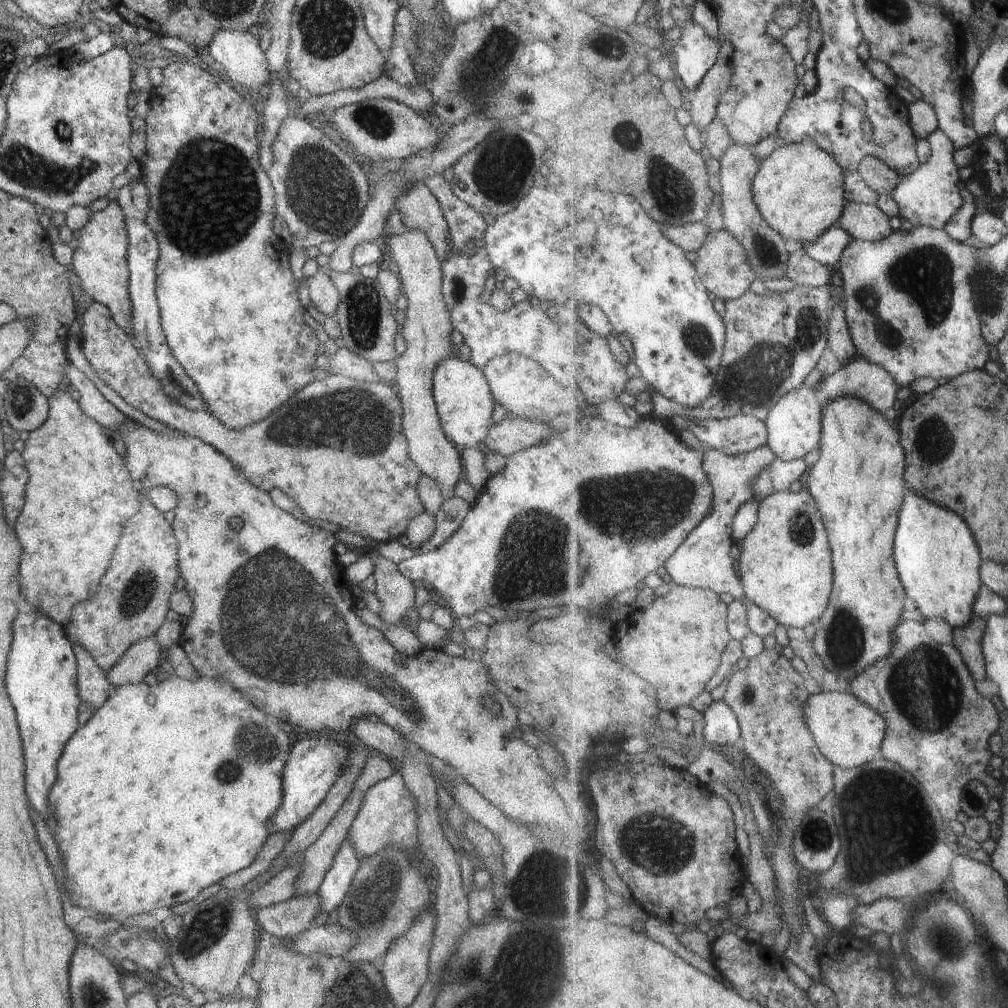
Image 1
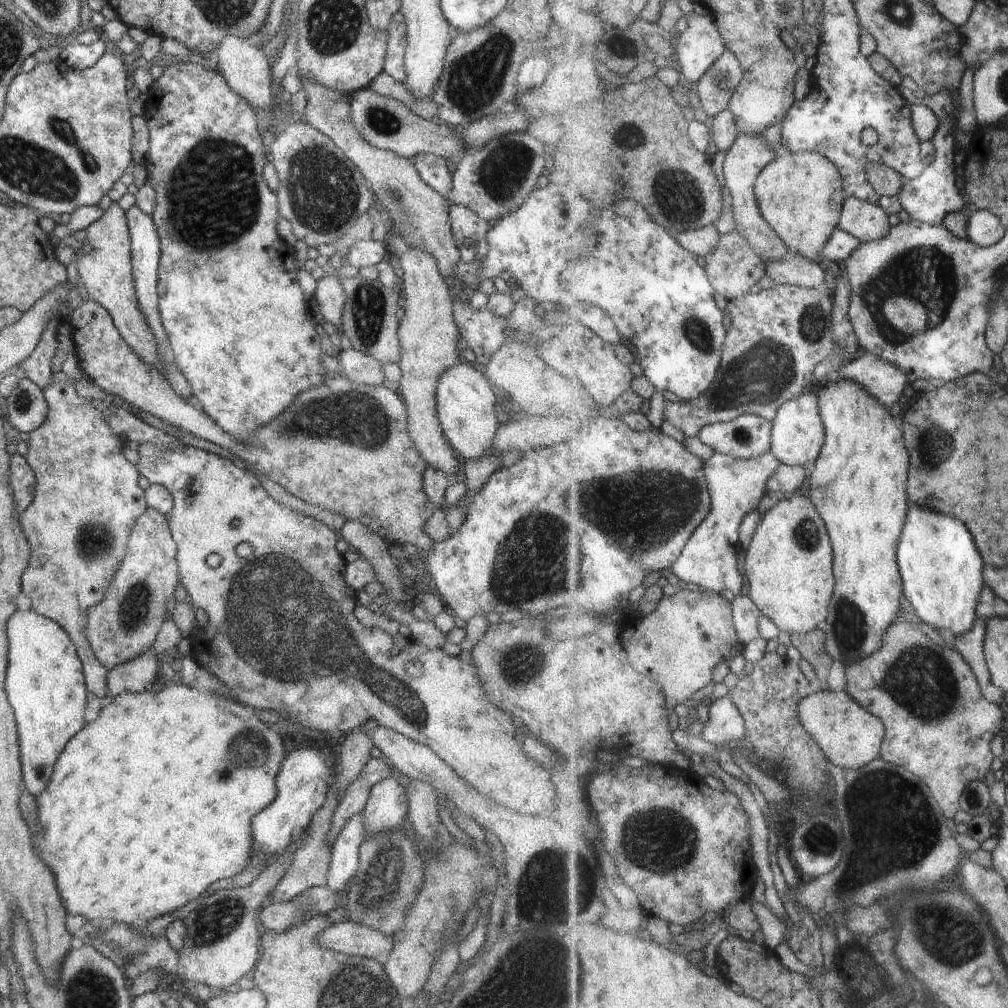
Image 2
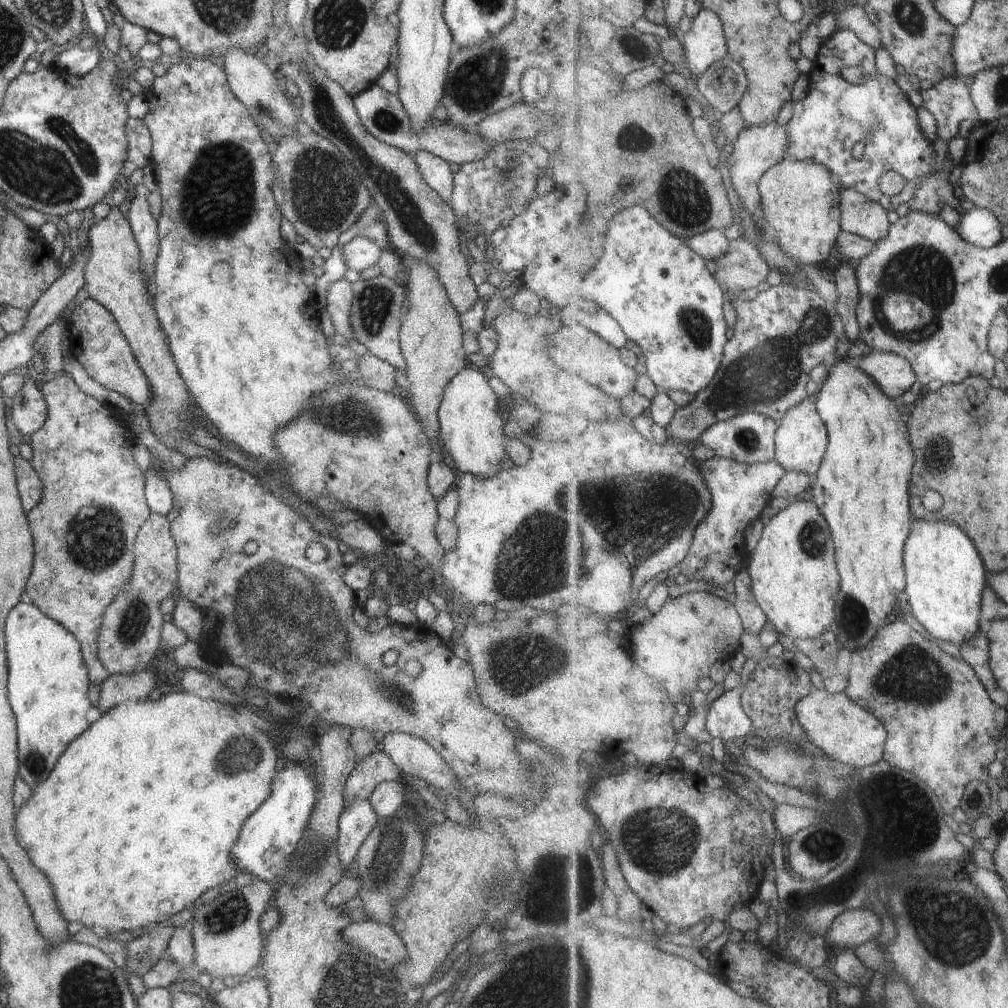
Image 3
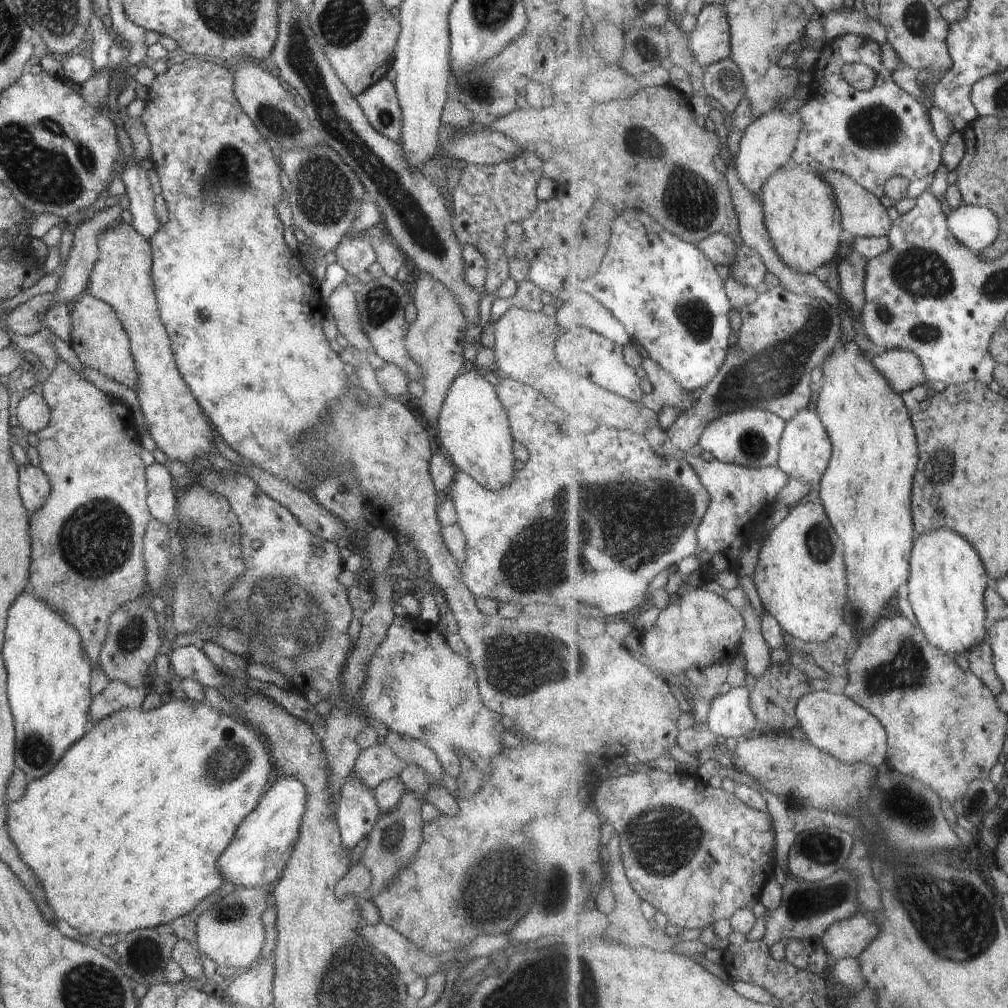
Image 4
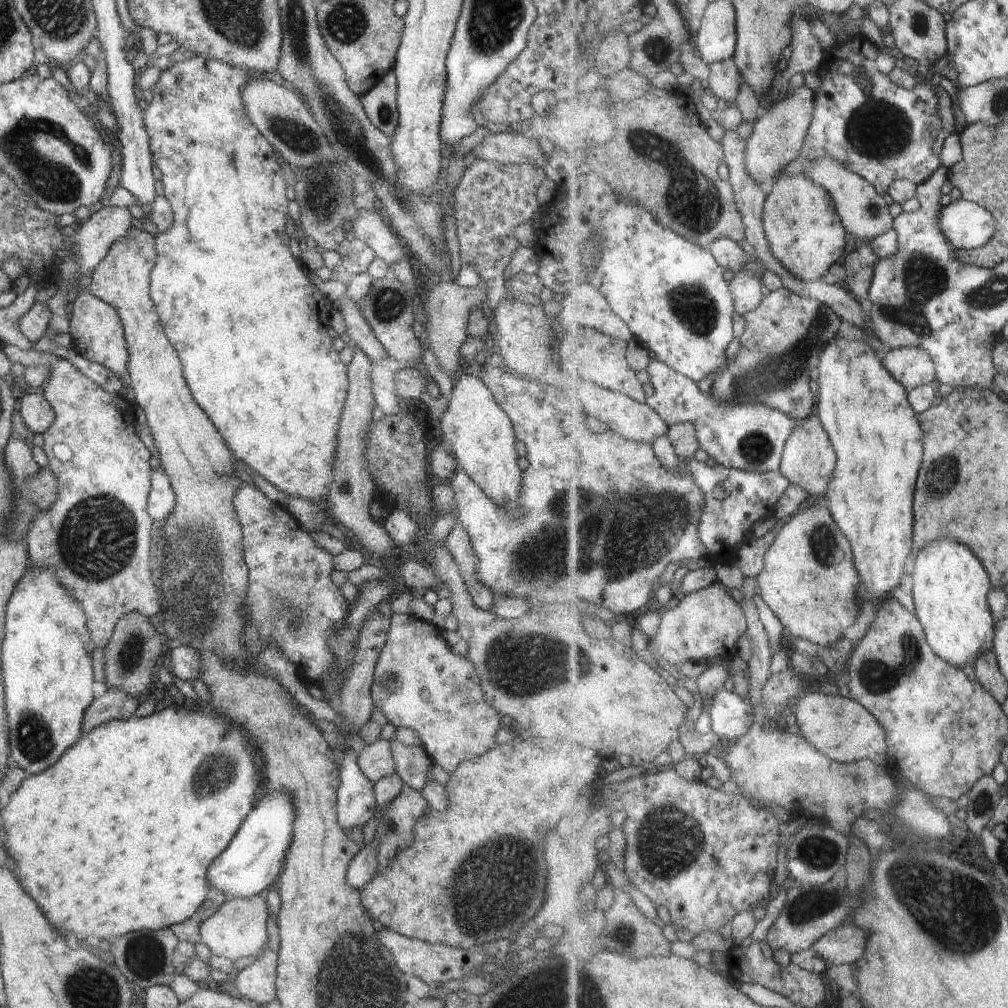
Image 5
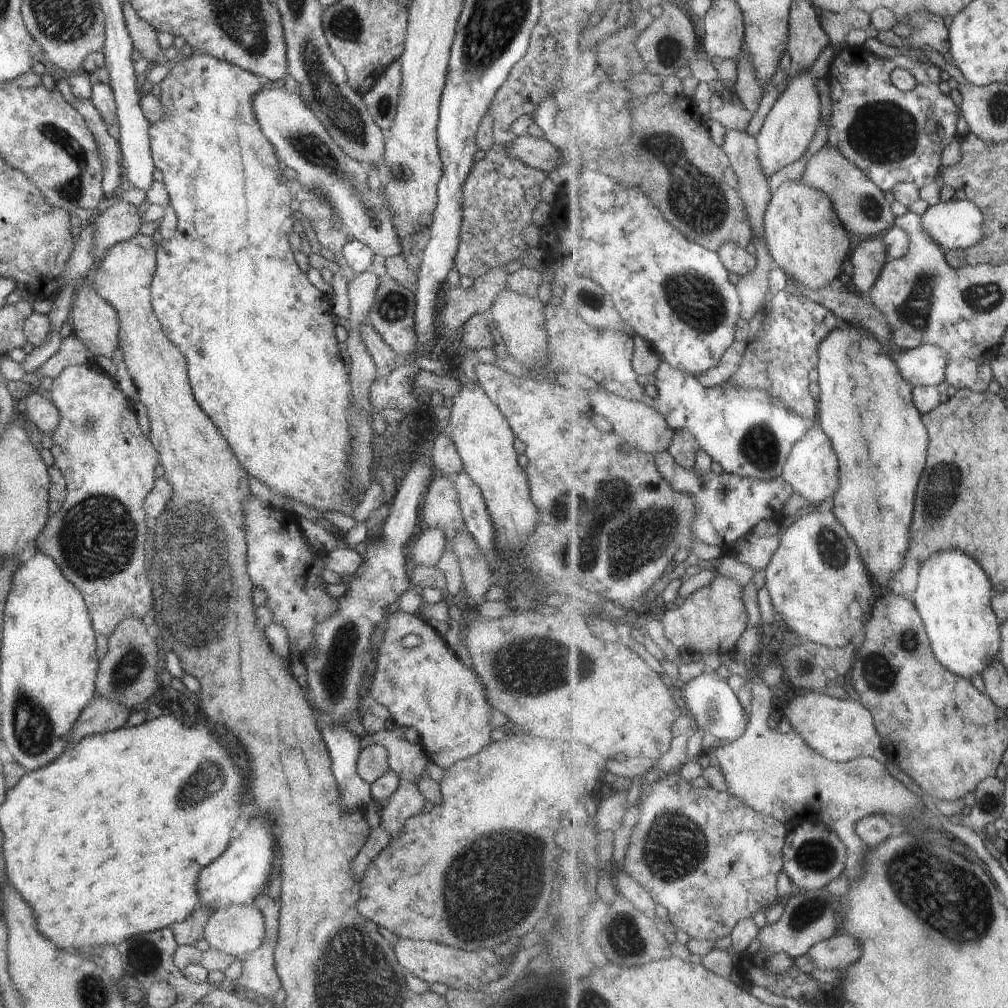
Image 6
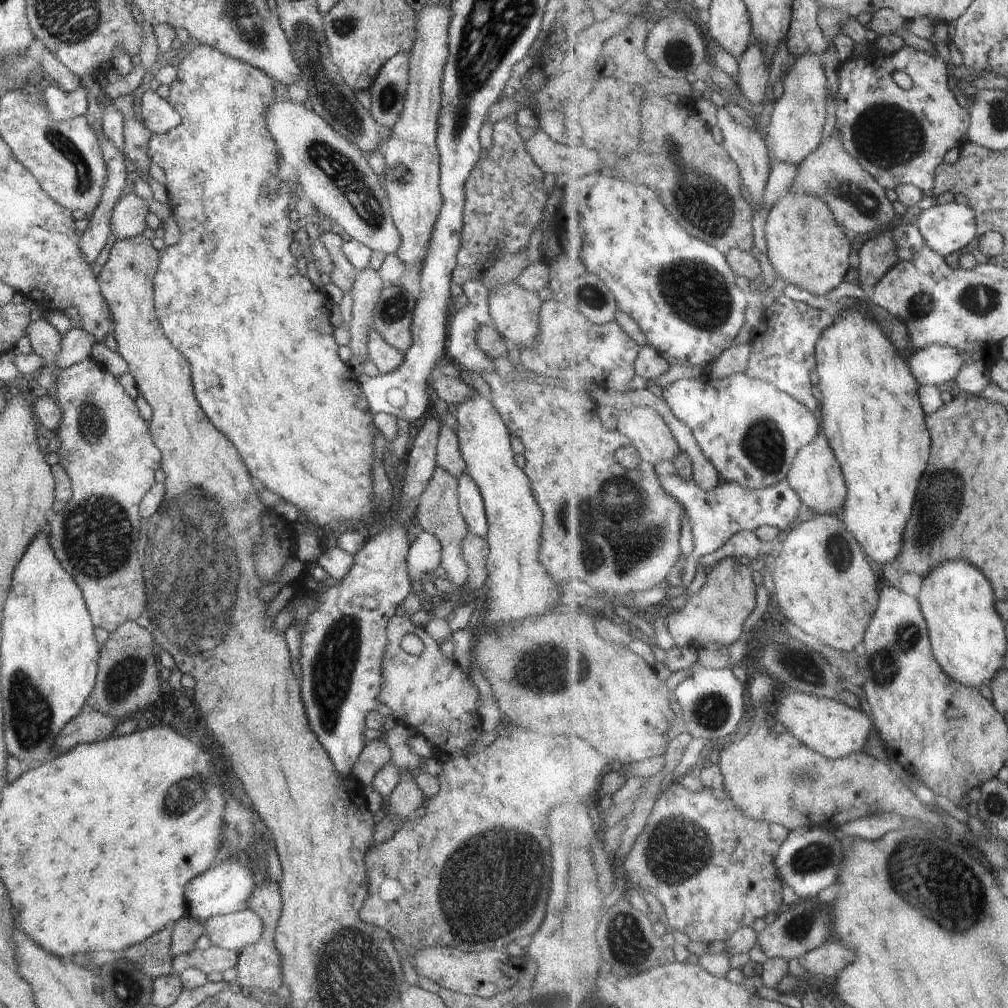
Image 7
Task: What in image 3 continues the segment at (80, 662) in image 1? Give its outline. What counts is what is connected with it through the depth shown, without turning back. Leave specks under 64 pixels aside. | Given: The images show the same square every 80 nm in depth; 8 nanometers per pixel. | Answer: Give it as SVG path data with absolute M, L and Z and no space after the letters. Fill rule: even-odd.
M62 371L39 385L47 404L47 419L31 434L31 465L43 482L42 500L25 515L33 538L33 563L25 591L46 616L58 621L79 642L90 682L101 685L111 674L98 660L98 637L102 617L109 604L133 578L134 538L151 515L146 502L145 478L132 456L135 437L124 422L124 414L82 392L70 374ZM106 568L114 570L114 580L96 580Z

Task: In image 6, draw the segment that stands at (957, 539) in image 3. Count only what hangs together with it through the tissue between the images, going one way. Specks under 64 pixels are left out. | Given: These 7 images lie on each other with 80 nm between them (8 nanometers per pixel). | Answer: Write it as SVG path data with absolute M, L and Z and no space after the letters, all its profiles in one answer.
M944 552L921 566L914 601L928 626L934 652L960 676L983 676L1001 658L1002 622L993 607L994 596L994 584L986 570L964 552Z

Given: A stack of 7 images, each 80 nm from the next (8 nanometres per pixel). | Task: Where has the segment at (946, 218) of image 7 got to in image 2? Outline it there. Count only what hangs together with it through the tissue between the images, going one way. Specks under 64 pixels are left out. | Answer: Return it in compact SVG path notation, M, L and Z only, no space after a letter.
M976 209L969 220L969 238L977 245L991 247L1005 238L1007 228L1003 220L992 211Z

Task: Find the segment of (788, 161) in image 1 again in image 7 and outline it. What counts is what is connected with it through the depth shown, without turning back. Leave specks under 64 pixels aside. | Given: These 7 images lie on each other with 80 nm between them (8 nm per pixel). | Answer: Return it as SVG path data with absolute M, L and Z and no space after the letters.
M790 192L772 208L767 222L767 241L769 244L769 258L773 266L786 283L813 294L826 296L836 290L846 280L850 272L850 256L852 256L852 242L833 213L831 206L816 195Z

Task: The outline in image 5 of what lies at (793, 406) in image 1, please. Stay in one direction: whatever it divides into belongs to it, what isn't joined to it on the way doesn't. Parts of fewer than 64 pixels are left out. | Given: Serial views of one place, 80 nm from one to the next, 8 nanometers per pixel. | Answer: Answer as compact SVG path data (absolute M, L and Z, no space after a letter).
M818 416L810 418L806 424L799 422L794 431L793 438L785 448L785 456L781 471L786 478L789 478L794 485L800 485L816 496L826 496L830 488L830 480L836 472L836 462L838 454L834 450L834 444Z

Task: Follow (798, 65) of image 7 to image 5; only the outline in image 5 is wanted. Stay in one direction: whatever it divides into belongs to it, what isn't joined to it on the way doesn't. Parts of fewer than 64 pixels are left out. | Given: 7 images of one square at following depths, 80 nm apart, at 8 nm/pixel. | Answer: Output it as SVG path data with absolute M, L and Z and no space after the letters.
M803 85L793 94L783 96L775 105L762 113L749 138L747 152L749 171L758 182L768 187L780 176L782 170L800 158L815 119L816 110L817 93L812 88Z

